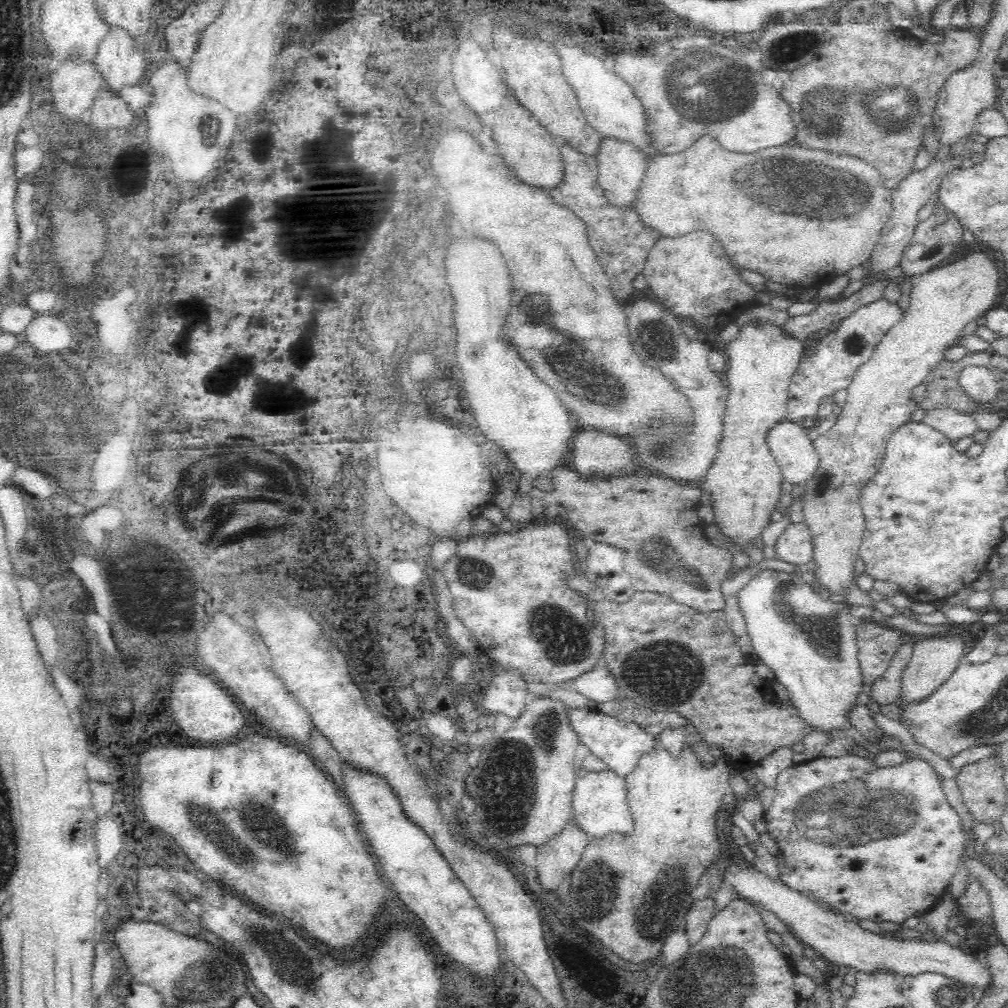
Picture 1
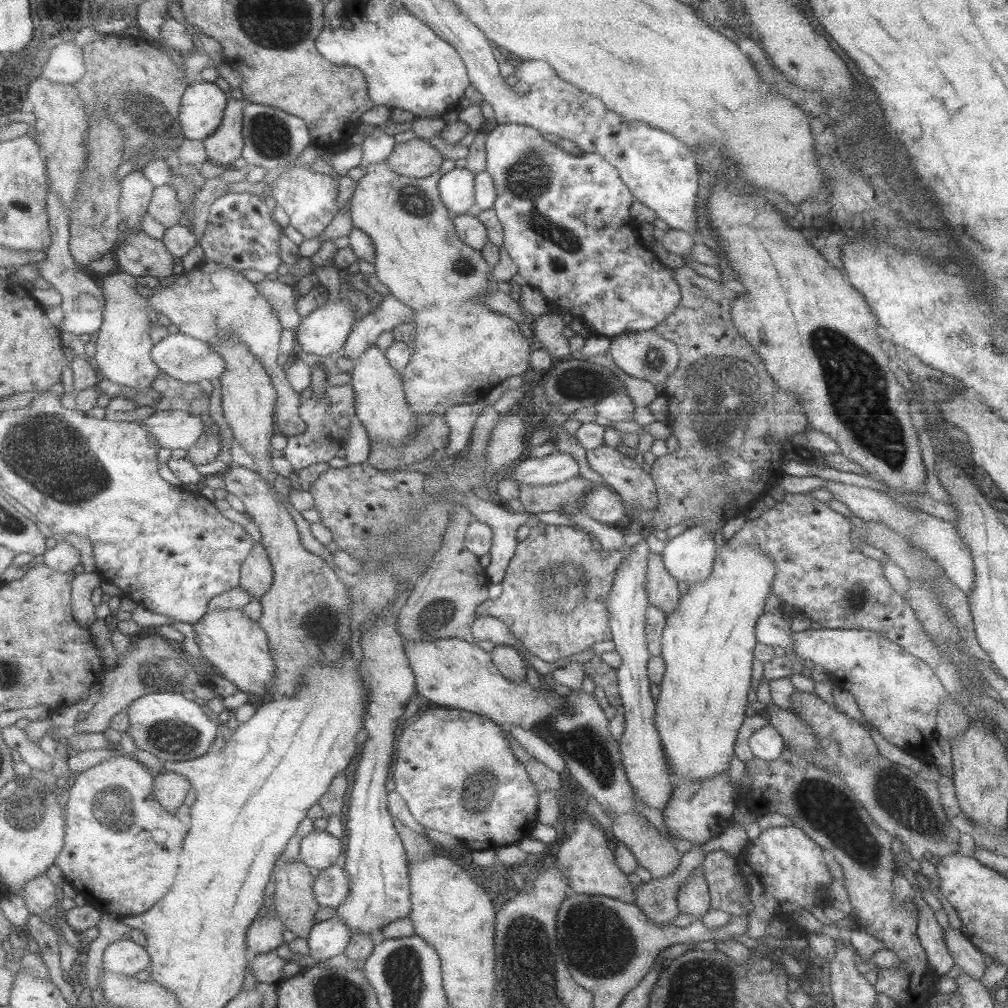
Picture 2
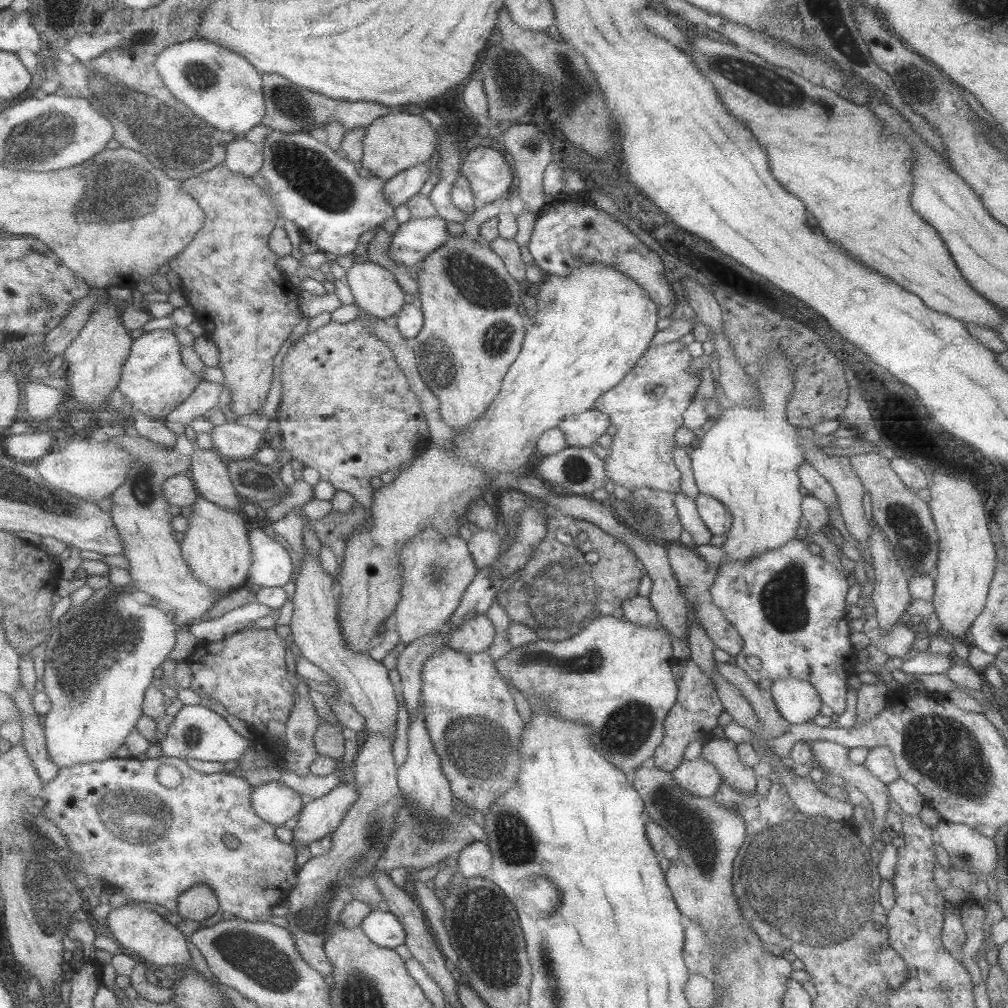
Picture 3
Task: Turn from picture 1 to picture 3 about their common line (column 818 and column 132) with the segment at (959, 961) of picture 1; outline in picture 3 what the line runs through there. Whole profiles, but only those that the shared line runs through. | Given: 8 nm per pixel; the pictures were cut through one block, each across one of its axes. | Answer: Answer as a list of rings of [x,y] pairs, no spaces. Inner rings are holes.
[[[124,905],[113,909],[102,927],[118,941],[125,952],[146,962],[151,968],[173,964],[189,965],[191,954],[187,948],[187,937],[175,924],[163,919],[163,915],[137,905]]]

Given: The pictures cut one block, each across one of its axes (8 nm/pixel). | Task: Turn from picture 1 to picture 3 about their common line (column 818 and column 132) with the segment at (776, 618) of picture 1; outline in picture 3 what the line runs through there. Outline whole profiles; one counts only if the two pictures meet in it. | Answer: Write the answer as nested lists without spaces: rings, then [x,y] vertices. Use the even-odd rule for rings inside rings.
[[[110,585],[101,591],[94,592],[94,594],[81,605],[72,607],[69,613],[66,613],[55,624],[55,627],[50,635],[48,641],[48,647],[46,648],[46,674],[44,678],[44,687],[46,693],[49,695],[53,703],[53,708],[43,717],[44,731],[46,734],[46,741],[48,746],[51,760],[56,762],[58,766],[63,768],[71,768],[78,764],[87,764],[88,762],[99,762],[111,758],[115,758],[117,750],[121,748],[127,742],[129,734],[136,730],[136,726],[139,724],[140,718],[144,714],[144,702],[146,699],[147,690],[153,685],[153,678],[155,678],[155,672],[157,668],[161,669],[163,662],[167,660],[169,652],[173,652],[175,648],[175,642],[177,642],[177,632],[180,628],[177,624],[147,624],[141,628],[141,638],[137,638],[137,624],[129,624],[127,618],[123,614],[119,614],[117,611],[117,602],[124,598],[123,593],[118,587]]]

